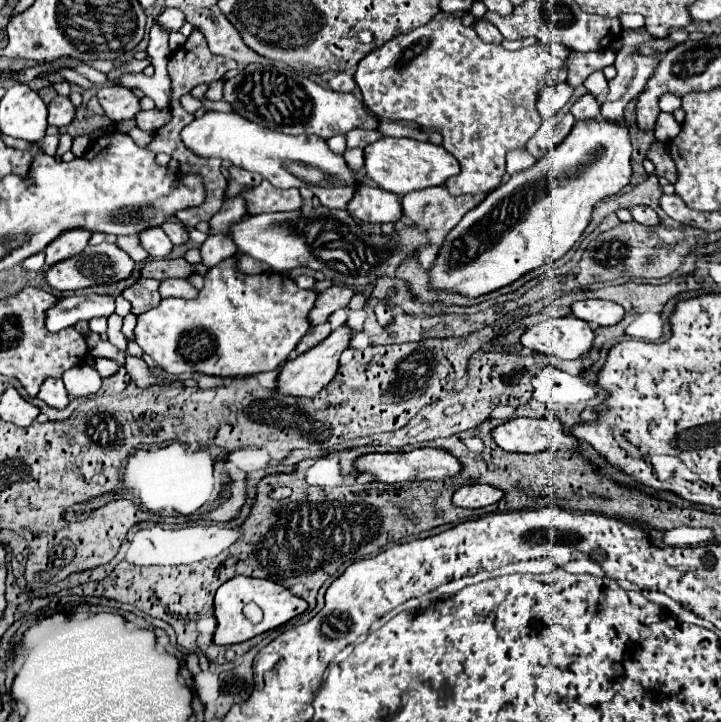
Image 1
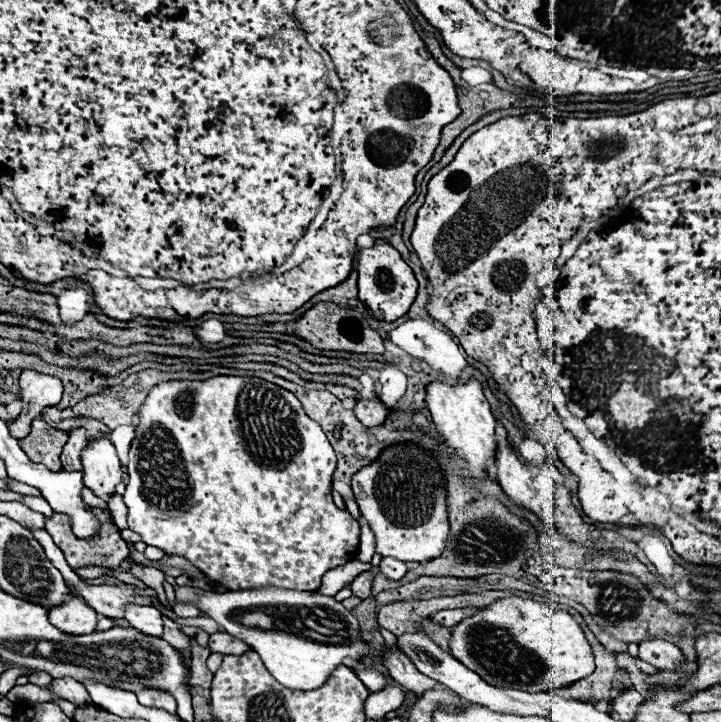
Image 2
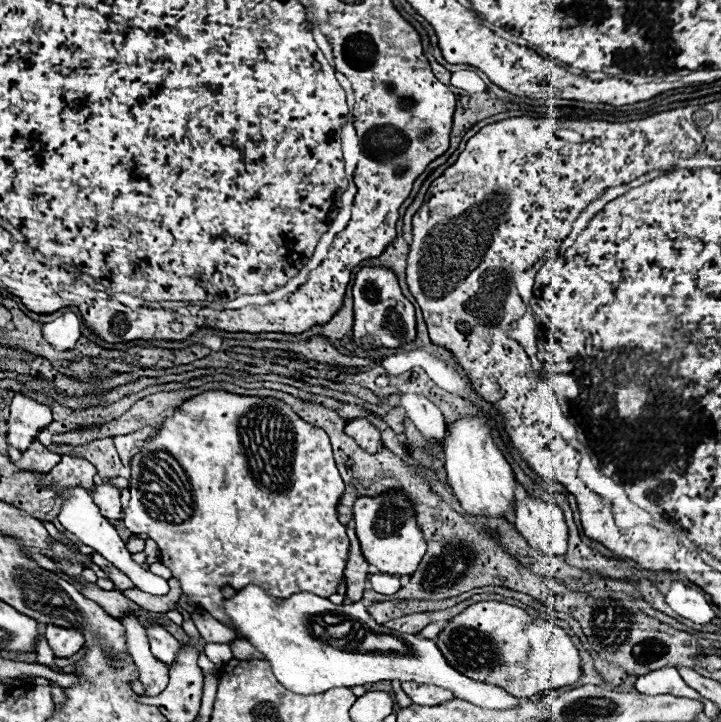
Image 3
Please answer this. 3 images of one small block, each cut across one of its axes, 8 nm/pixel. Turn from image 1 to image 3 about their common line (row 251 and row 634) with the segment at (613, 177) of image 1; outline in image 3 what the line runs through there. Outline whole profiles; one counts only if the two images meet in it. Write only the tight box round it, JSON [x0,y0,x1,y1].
[436,600,582,698]

